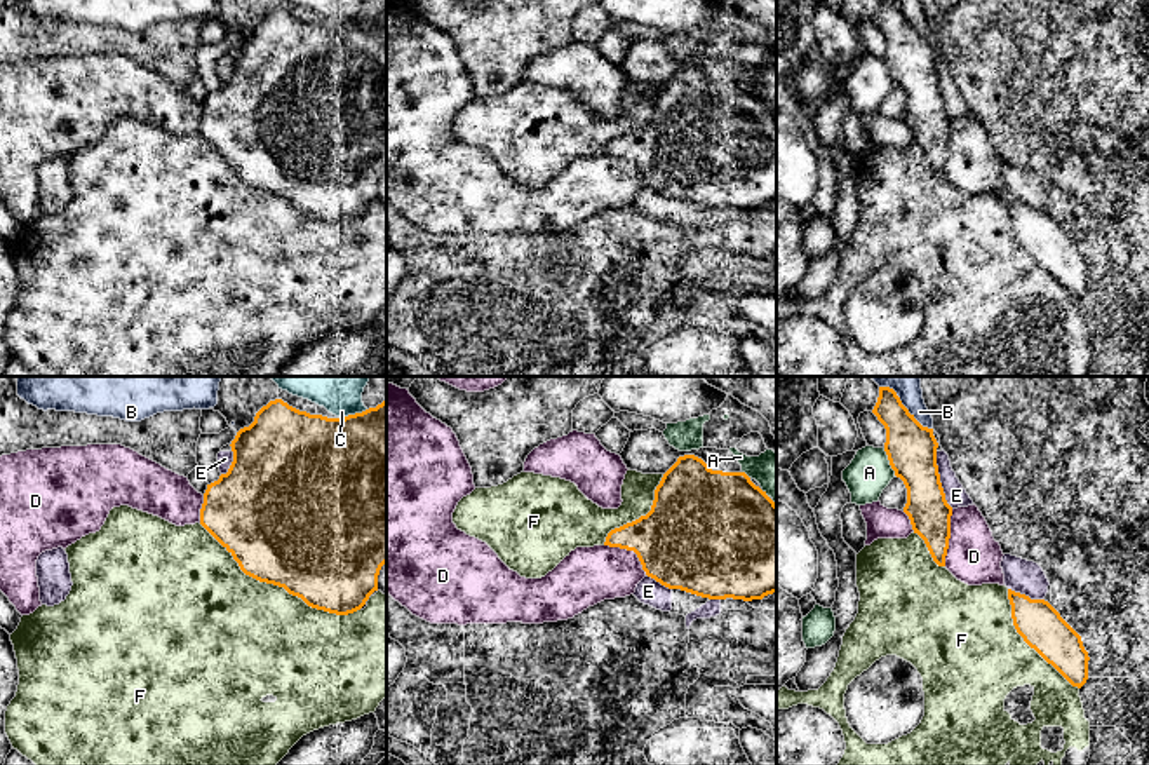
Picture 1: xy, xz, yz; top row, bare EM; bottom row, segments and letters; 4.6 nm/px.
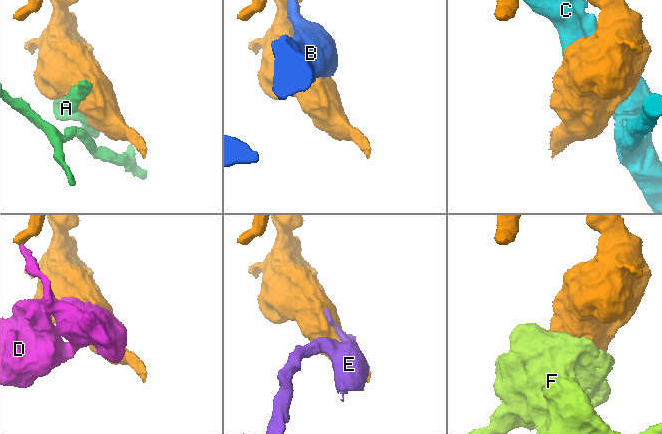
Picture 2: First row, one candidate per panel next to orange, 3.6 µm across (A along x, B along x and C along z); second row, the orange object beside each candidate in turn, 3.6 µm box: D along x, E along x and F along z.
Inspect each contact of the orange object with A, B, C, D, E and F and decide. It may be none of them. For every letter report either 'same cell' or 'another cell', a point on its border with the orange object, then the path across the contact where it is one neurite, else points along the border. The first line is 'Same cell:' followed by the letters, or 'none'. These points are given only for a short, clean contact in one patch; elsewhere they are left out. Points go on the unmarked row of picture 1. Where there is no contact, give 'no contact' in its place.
Same cell: none
A: another cell; contact yz (890, 72)
B: another cell; contact yz (909, 23)
C: another cell; contact xy (356, 23)
D: another cell; contact yz (949, 147)
E: another cell; contact yz (939, 89)
F: another cell; contact xy (277, 194)

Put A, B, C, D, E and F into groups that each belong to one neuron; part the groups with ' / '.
A / B / C / D / E / F

